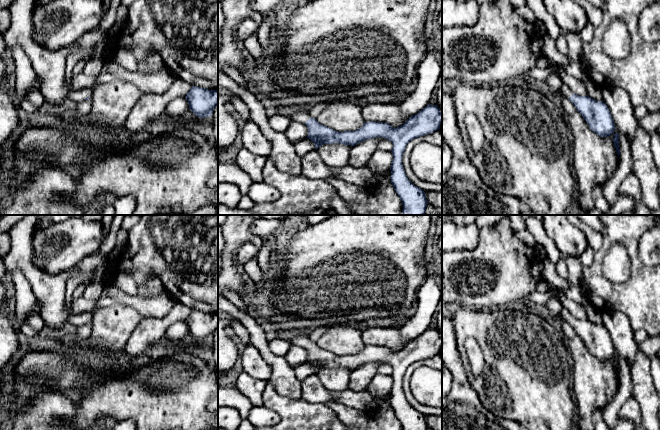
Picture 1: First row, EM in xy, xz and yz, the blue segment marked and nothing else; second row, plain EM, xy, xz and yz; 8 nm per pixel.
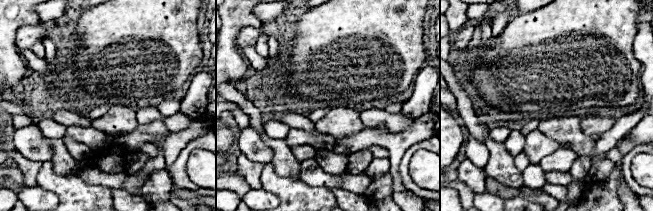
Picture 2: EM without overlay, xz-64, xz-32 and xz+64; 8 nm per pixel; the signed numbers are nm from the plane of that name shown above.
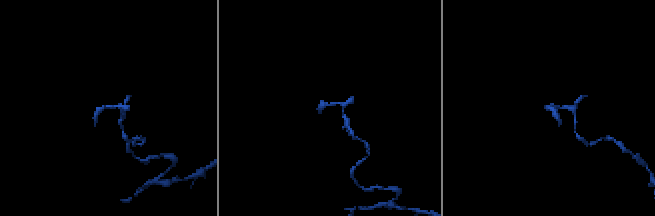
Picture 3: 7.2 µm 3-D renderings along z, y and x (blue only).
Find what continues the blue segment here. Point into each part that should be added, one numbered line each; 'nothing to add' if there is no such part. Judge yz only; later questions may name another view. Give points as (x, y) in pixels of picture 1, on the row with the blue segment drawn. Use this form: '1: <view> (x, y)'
1: yz (565, 91)

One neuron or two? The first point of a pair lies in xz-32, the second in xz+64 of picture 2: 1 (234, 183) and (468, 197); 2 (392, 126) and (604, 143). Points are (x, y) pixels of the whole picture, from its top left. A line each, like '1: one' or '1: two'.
1: one
2: two

